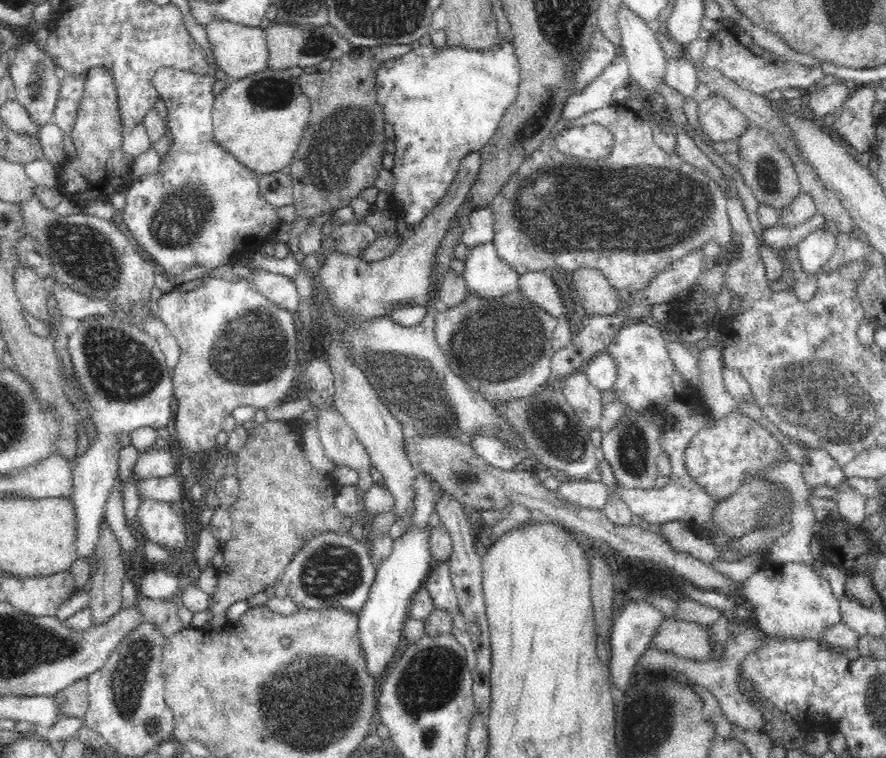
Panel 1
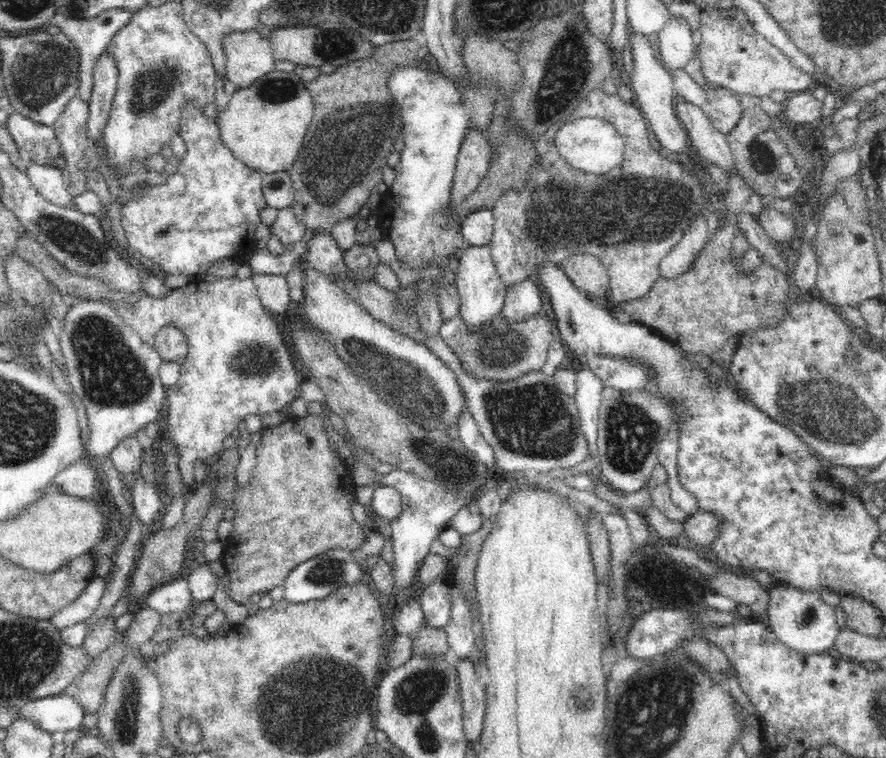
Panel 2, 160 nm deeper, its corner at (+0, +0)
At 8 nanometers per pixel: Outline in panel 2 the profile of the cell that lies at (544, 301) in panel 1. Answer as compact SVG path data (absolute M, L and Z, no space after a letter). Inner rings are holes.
M526 279L508 288L500 313L509 324L514 324L540 312L543 313L540 288L531 279Z

